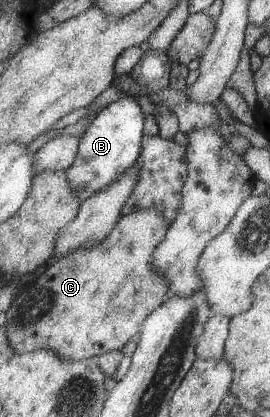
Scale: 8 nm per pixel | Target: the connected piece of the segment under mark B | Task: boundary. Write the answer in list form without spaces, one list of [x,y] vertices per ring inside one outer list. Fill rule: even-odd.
[[[125,97],[105,107],[94,117],[89,128],[80,137],[81,144],[78,148],[77,158],[73,166],[67,171],[69,184],[75,189],[82,202],[115,183],[132,166],[138,164],[144,143],[146,114],[147,112],[141,108],[141,104],[137,102],[135,97]]]

